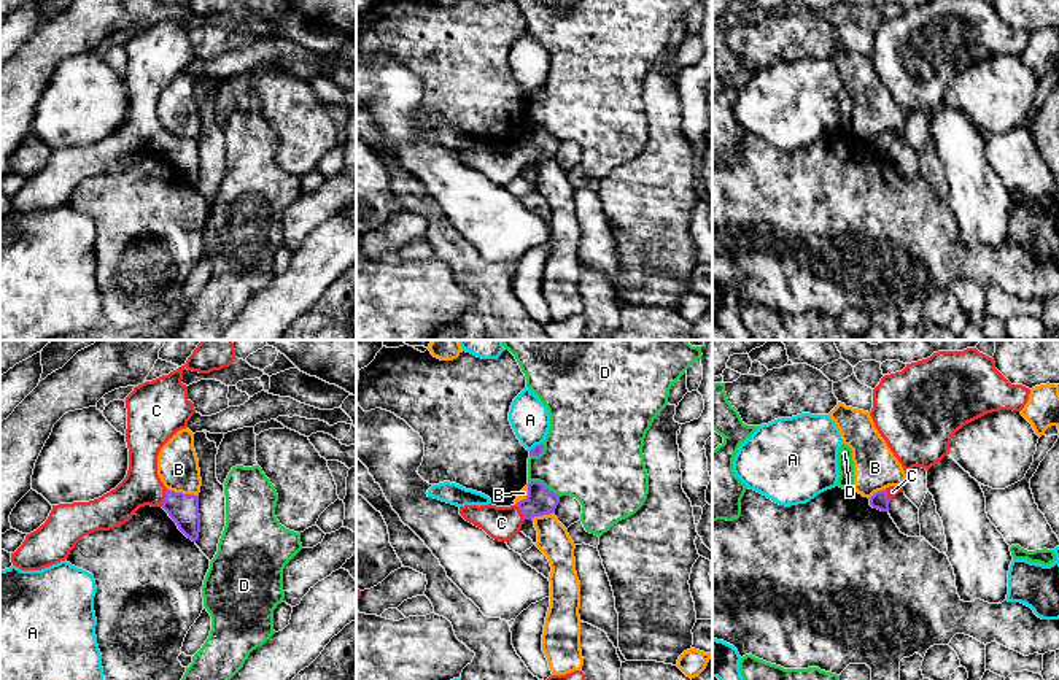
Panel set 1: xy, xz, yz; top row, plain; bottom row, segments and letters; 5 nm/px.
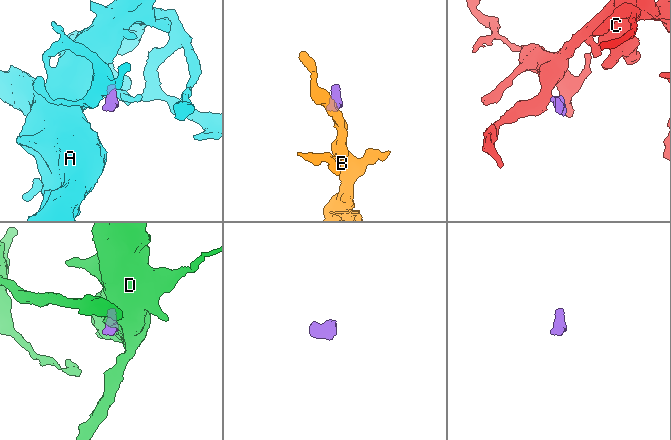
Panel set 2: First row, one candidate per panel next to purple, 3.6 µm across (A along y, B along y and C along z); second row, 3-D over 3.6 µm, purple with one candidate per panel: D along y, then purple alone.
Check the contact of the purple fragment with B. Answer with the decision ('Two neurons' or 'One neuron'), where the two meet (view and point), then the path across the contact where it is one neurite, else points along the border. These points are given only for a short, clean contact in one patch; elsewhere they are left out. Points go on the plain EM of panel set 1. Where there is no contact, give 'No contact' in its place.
Two neurons. Touches purple at xy (182, 137). Boundary: xy (167, 132), (197, 140)

